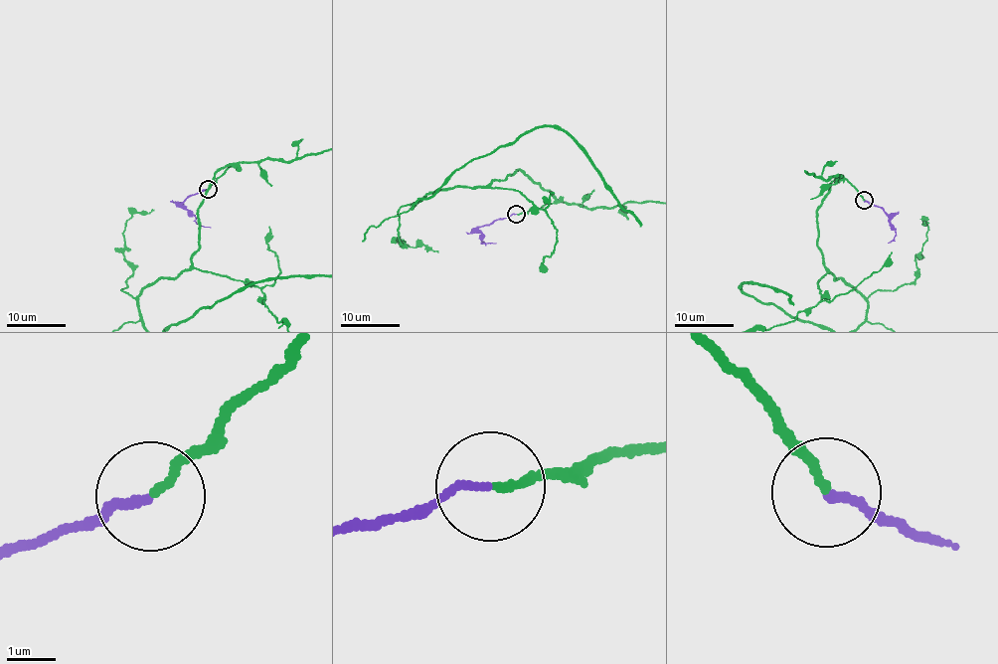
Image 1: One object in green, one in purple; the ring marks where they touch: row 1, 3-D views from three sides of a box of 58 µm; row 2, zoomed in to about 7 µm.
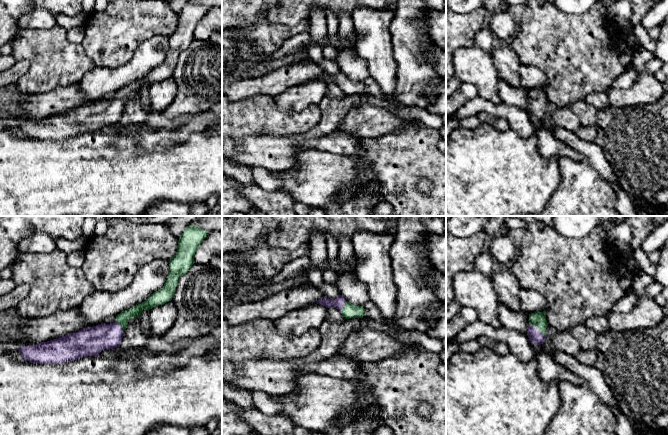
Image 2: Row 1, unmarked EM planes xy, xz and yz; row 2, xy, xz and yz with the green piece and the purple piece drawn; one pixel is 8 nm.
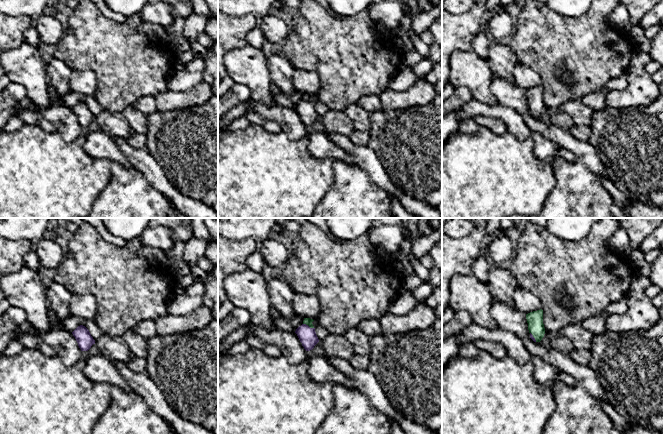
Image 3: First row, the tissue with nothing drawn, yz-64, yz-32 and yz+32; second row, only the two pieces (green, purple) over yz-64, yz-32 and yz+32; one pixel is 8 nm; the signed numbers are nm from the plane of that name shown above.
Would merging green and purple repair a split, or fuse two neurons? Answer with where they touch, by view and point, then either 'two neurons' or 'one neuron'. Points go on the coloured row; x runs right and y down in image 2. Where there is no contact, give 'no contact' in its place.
yz (538, 328) | one neuron

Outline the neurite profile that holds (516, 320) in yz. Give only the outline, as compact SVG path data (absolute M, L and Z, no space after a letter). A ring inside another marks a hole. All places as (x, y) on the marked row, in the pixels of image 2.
M499 302L497 306L497 314L501 326L527 334L529 326L528 313L525 313L521 309L519 311L513 311L509 306Z

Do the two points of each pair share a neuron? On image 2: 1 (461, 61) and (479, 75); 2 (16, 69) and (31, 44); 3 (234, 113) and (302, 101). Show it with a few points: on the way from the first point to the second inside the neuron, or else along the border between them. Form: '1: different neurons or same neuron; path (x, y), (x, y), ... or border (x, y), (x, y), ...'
1: same neuron; path (465, 61), (475, 71)
2: different neurons; border (27, 59), (29, 69), (16, 82)
3: different neurons; border (271, 104), (280, 109), (298, 111)

